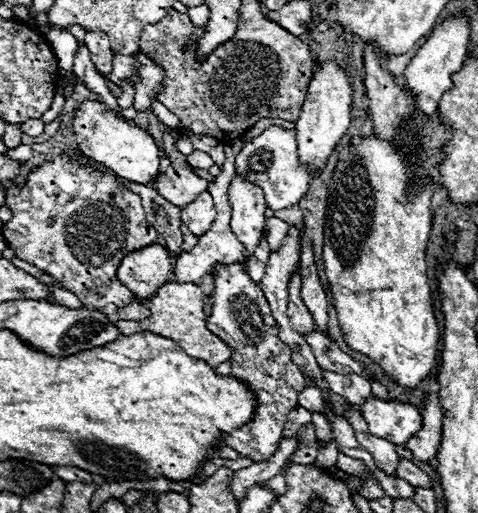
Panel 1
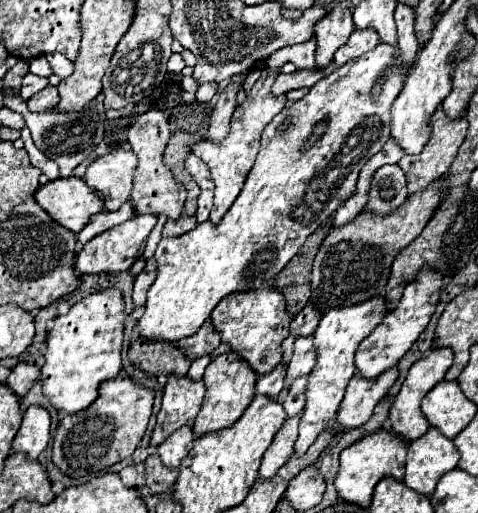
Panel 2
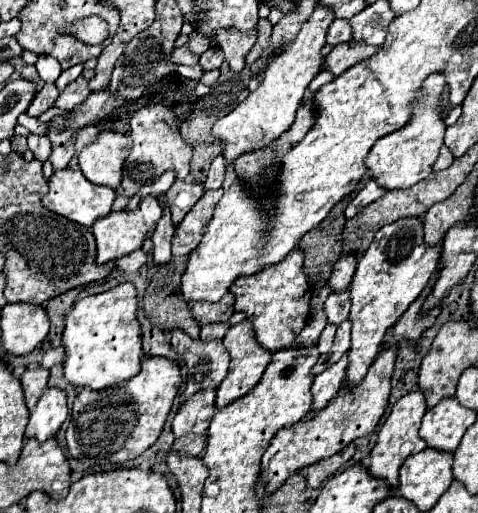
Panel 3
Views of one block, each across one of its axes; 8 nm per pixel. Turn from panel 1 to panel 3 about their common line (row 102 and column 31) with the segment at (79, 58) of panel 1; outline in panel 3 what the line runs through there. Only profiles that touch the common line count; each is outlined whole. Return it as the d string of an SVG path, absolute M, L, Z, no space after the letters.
M44 84L44 88L36 94L36 98L32 100L30 108L28 108L28 116L38 118L40 114L44 114L50 106L54 106L56 98L60 96L60 90L56 88L56 84Z

